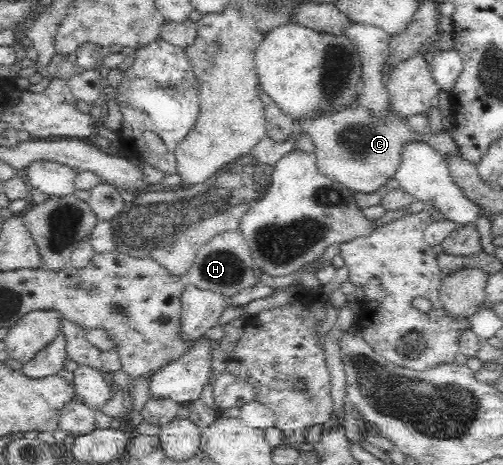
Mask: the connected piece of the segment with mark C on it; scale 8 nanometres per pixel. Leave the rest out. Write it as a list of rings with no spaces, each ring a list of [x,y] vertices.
[[[359,106],[321,116],[311,122],[301,122],[298,130],[311,135],[319,172],[357,194],[370,193],[385,185],[399,166],[402,144],[405,141],[421,141],[423,138],[411,132],[404,124],[404,119],[396,116],[392,109],[387,118],[376,120],[368,110]]]

